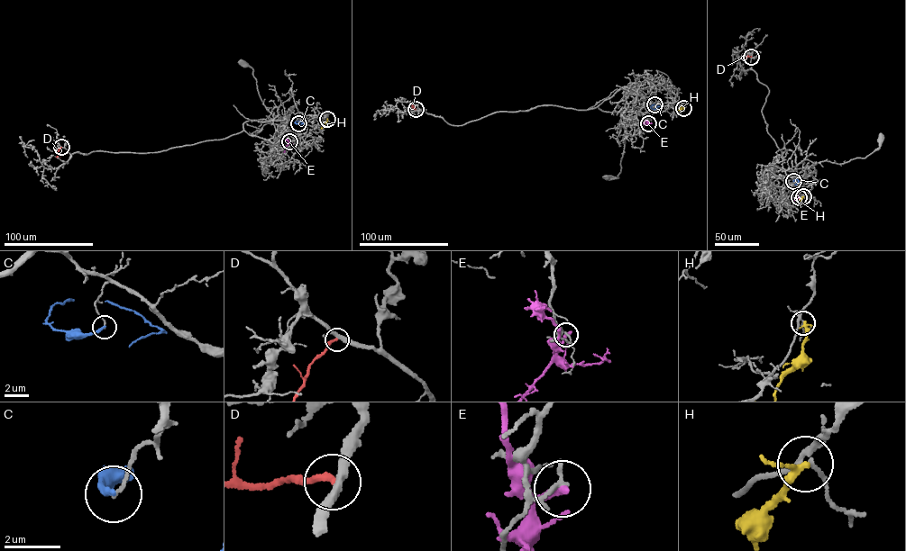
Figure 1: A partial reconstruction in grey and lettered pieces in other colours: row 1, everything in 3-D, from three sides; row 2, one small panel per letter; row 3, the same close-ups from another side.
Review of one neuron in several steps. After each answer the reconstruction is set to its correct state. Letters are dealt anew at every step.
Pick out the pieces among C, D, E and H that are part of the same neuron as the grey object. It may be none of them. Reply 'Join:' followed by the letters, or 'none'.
Join: none

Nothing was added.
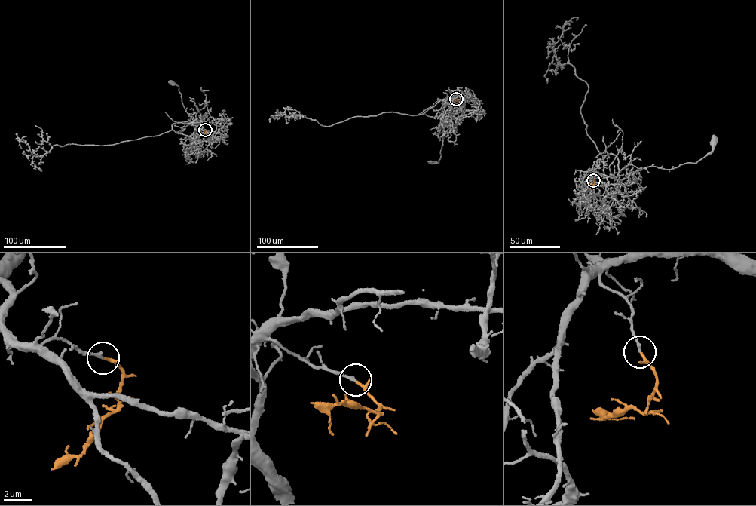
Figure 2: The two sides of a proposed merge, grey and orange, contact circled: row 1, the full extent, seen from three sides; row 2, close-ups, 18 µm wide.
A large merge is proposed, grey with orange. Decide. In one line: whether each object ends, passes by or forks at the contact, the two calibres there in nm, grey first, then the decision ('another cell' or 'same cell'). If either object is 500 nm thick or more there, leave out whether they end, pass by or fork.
grey ends there; orange passes by; 220 nm thick on the grey side, 150 nm on the other; same cell

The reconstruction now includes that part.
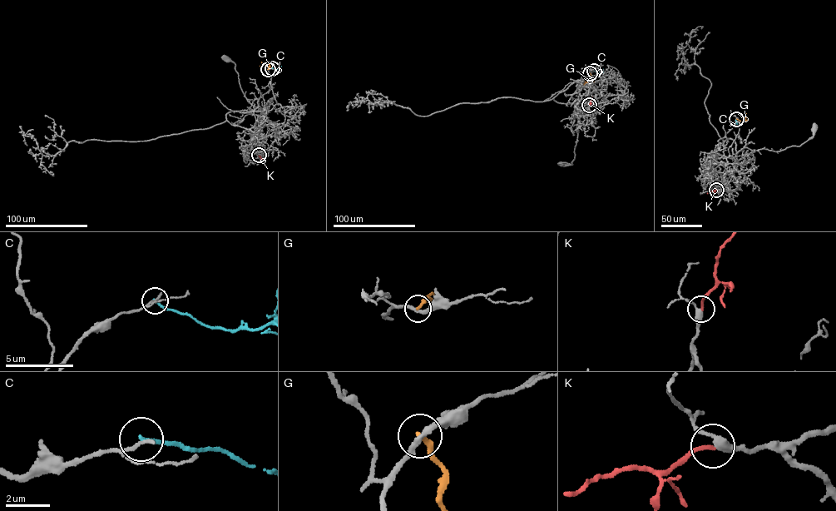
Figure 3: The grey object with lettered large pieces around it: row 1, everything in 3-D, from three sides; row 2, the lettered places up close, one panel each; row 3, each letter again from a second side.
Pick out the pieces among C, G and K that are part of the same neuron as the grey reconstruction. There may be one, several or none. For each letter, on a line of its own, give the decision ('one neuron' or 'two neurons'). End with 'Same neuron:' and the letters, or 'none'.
C: two neurons
G: two neurons
K: one neuron
Same neuron: K

